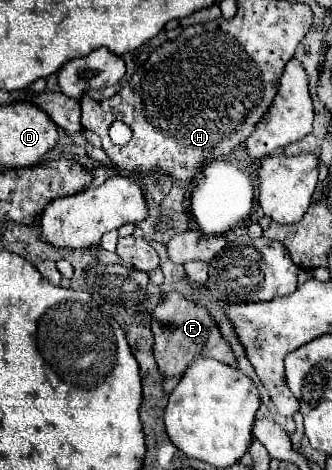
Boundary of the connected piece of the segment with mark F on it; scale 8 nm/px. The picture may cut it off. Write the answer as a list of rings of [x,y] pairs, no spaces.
[[[182,292],[162,294],[156,310],[152,312],[152,332],[156,338],[154,356],[164,378],[182,376],[186,368],[198,358],[216,358],[224,364],[236,364],[236,354],[232,352],[228,340],[220,334],[220,328],[210,312]]]

